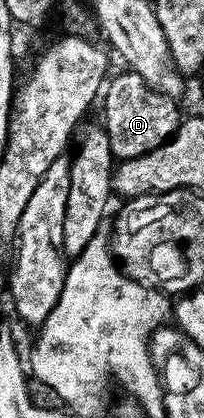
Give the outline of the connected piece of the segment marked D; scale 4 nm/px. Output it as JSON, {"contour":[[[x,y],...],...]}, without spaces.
{"contour":[[[130,71],[122,72],[117,74],[116,77],[114,74],[106,82],[105,88],[102,90],[101,105],[103,101],[103,121],[101,121],[101,125],[102,128],[107,130],[112,158],[119,161],[128,161],[134,157],[145,155],[149,151],[153,151],[165,144],[178,131],[181,112],[179,113],[178,107],[175,106],[178,105],[176,98],[166,97],[164,93],[159,93],[156,89],[151,89],[145,83],[145,79],[141,79],[136,73]]]}

